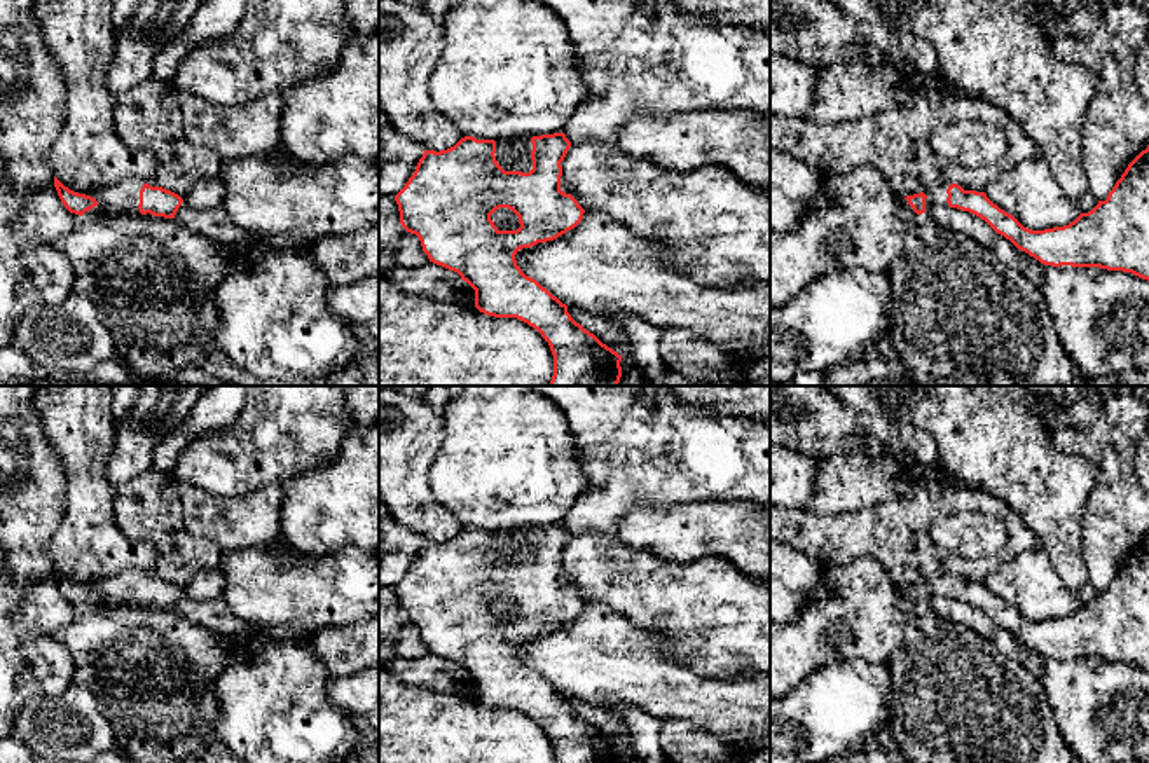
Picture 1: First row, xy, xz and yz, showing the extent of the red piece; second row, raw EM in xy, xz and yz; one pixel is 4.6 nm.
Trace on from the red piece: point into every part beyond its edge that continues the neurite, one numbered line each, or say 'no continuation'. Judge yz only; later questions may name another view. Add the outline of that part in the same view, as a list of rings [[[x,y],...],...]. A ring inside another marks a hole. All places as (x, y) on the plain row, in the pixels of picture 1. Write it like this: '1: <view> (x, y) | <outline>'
1: yz (936, 587) | [[[943,574],[943,576],[936,576],[936,578],[931,578],[929,581],[925,581],[924,585],[927,587],[925,590],[925,599],[927,597],[948,597],[946,594],[946,580],[950,578],[952,574]]]

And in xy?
1: xy (123, 587) | [[[124,569],[112,576],[101,578],[93,587],[100,592],[100,599],[105,599],[110,604],[140,604],[140,581],[145,573],[138,569]]]

